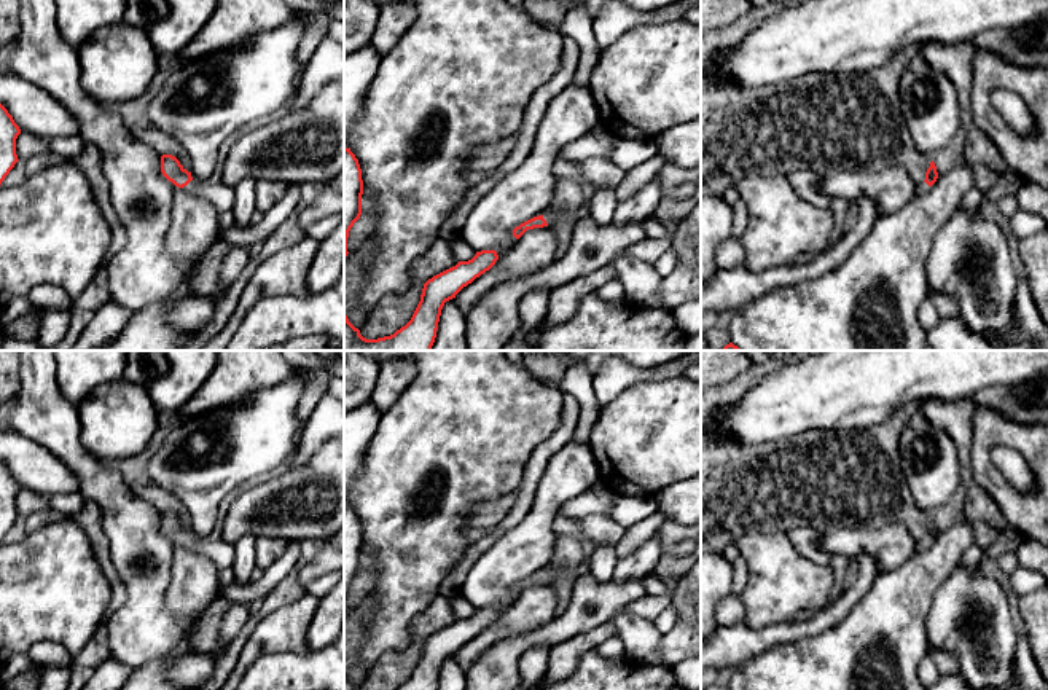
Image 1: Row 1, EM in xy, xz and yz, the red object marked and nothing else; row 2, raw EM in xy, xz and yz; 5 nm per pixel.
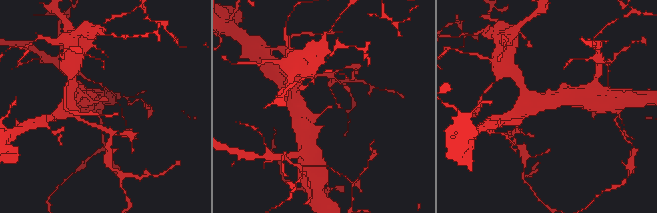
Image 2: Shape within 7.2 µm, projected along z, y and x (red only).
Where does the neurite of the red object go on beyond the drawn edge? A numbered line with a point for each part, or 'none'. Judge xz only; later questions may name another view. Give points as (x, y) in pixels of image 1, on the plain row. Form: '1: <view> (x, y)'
1: xz (551, 572)

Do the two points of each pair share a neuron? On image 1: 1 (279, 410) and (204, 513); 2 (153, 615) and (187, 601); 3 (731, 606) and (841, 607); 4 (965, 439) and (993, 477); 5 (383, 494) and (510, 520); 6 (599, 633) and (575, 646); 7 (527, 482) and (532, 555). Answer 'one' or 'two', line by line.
1: one
2: two
3: two
4: two
5: two
6: one
7: two

